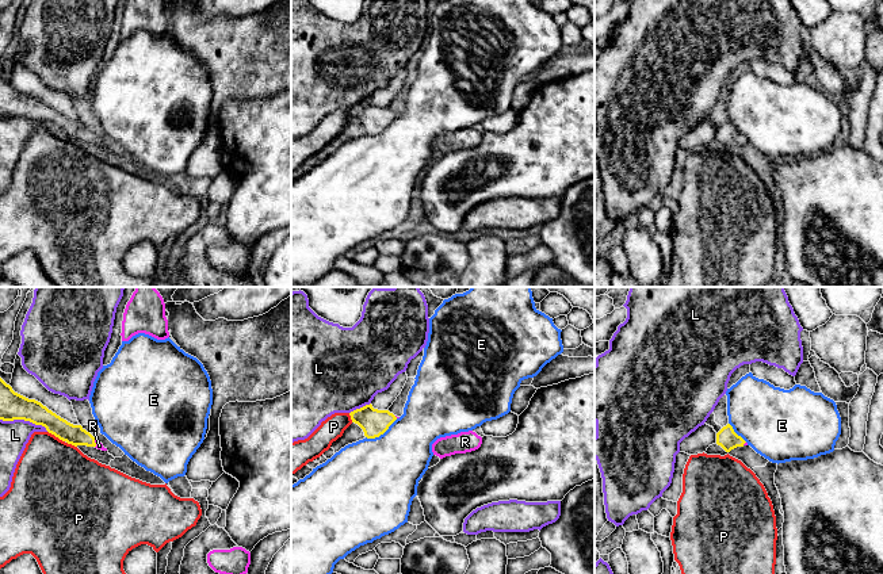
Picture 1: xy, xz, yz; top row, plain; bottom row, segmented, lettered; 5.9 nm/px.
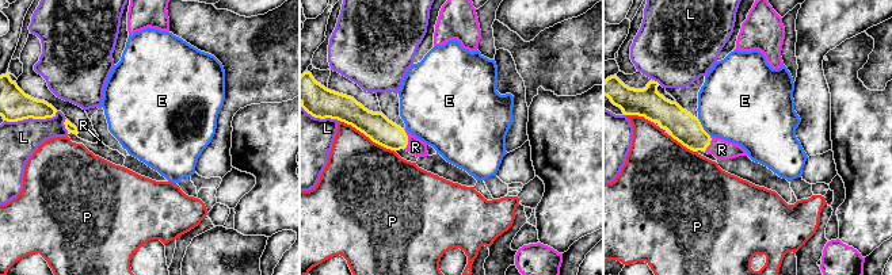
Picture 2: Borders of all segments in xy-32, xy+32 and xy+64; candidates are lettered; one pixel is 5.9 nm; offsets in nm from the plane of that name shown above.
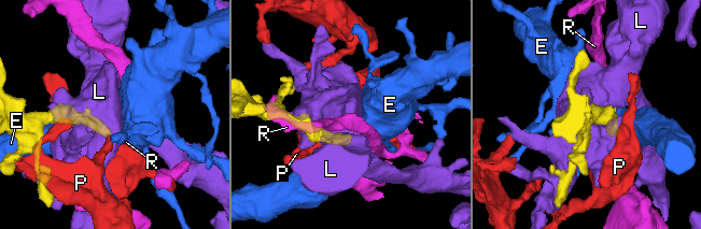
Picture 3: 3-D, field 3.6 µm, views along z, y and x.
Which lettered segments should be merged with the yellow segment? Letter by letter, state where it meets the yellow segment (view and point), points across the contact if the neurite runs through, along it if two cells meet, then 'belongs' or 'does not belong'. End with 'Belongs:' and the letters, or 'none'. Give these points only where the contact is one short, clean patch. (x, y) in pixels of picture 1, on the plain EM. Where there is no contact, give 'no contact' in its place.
E: meets yellow in xz at (381, 130); border along xz (397, 115), (378, 133), (366, 134); does not belong
L: meets yellow in xy at (25, 117); does not belong
P: meets yellow in xy at (56, 133); border along xy (48, 127), (64, 138); does not belong
R: meets yellow in xy at (95, 140); runs through xy (75, 131), (95, 140), (99, 142); belongs
Belongs: R

